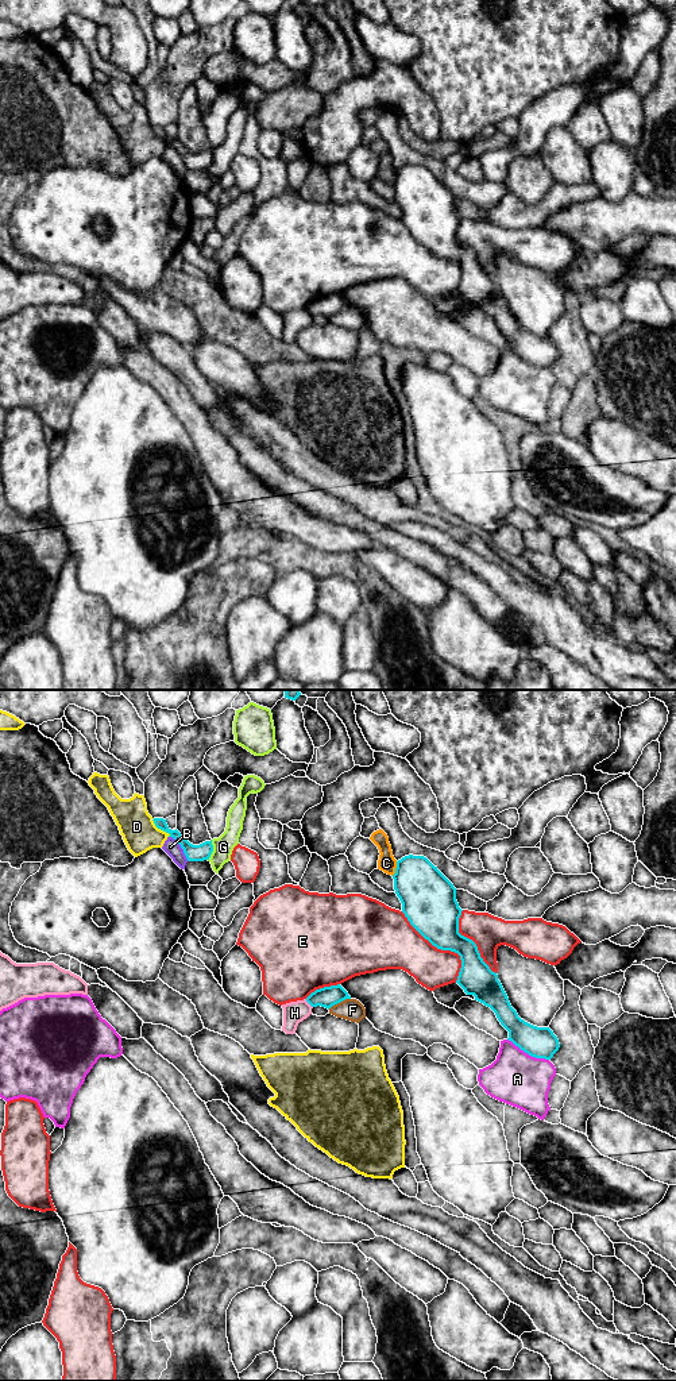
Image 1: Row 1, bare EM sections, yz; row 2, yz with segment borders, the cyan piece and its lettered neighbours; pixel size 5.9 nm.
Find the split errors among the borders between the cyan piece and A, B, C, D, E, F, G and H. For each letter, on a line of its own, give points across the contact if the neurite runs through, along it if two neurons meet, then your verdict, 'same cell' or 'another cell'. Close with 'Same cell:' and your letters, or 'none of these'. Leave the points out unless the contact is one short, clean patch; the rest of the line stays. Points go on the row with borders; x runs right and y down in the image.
A: another cell
B: another cell
C: another cell
D: another cell
E: another cell
F: another cell
G: another cell
H: along yz (305, 999), (312, 1007) | another cell
Same cell: none of these

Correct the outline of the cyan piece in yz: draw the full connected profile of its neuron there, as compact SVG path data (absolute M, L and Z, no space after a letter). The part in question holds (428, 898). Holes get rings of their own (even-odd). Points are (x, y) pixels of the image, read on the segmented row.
M405 856L397 861L394 890L410 925L433 946L460 956L456 983L467 995L490 1007L511 1041L536 1058L551 1060L559 1050L549 1027L521 1019L511 1007L498 975L483 961L476 944L459 933L461 909L453 884L424 856Z

